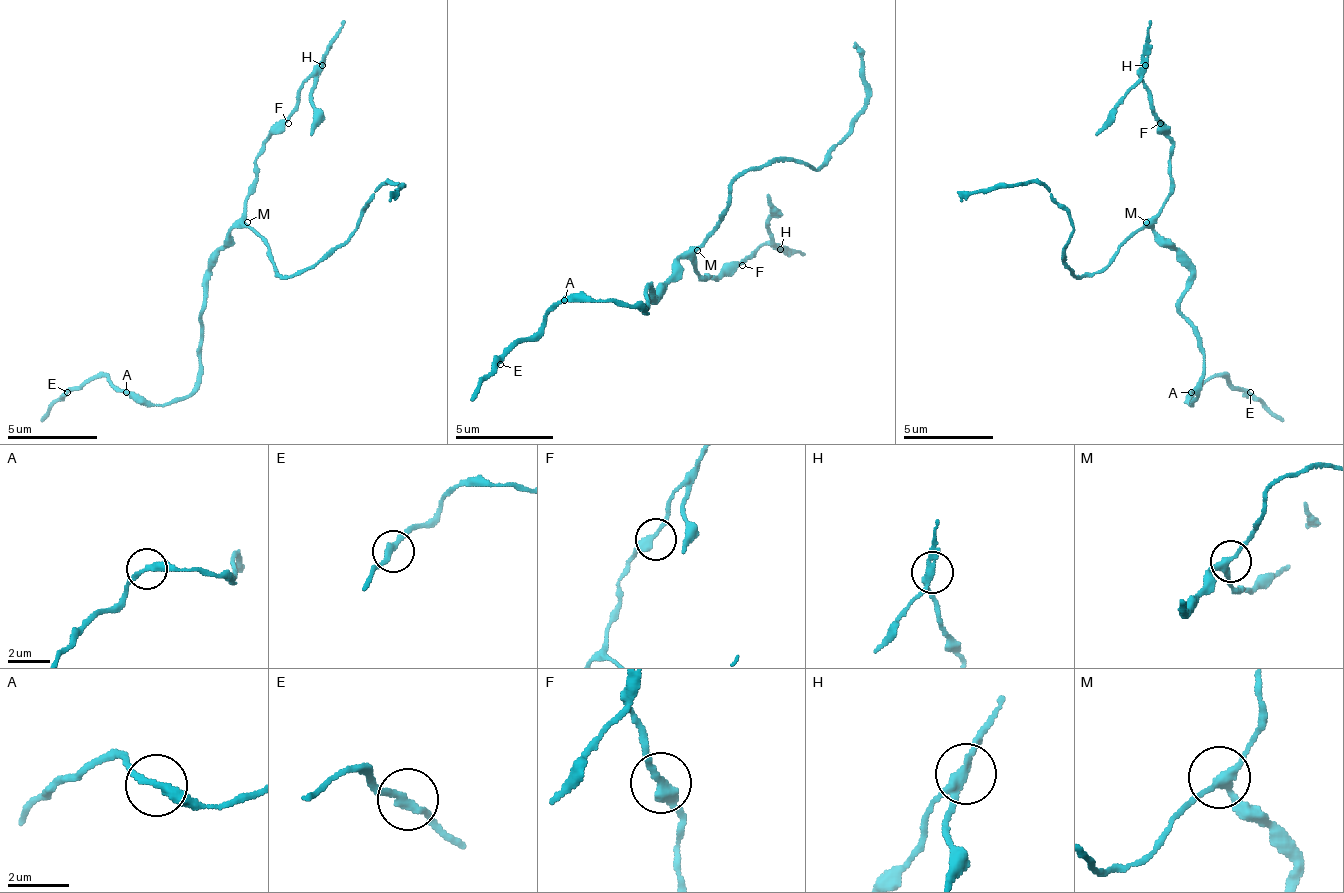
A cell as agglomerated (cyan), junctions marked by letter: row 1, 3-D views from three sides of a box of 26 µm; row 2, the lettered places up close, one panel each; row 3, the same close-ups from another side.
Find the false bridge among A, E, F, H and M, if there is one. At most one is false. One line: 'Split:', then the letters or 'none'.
Split: H

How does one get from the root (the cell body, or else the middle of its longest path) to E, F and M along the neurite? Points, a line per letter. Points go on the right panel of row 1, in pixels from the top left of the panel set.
E: (1169, 244), (1187, 271), (1178, 312), (1205, 352), (1205, 379), (1191, 406), (1191, 392), (1218, 374), (1250, 392)
F: (1169, 244), (1155, 231), (1155, 217), (1169, 195), (1169, 132), (1160, 123)
M: (1169, 244), (1146, 222)

